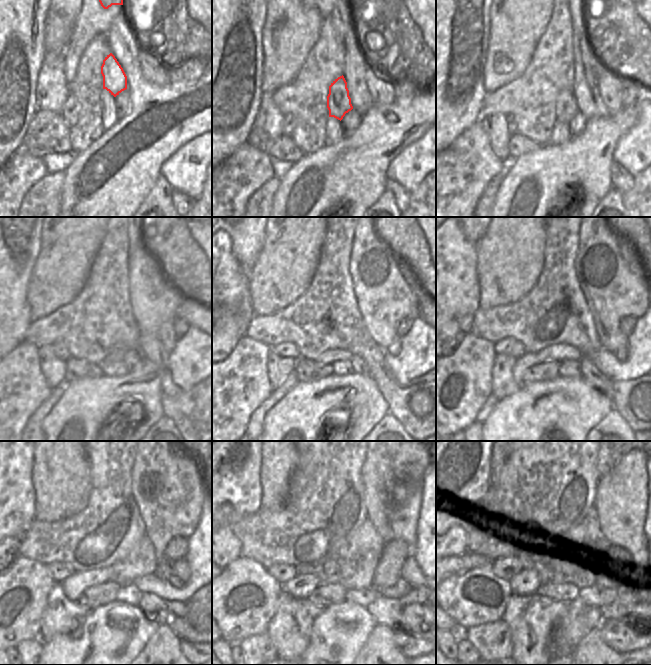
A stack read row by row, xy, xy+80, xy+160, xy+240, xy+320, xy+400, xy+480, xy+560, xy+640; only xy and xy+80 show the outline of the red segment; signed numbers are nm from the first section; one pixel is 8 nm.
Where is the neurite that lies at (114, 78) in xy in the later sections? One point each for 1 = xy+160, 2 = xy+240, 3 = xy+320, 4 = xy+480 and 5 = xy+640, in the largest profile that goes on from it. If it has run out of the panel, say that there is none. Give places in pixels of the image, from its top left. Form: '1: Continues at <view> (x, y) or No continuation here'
1: Continues at xy+160 (566, 108)
2: Continues at xy+240 (116, 353)
3: Continues at xy+320 (332, 355)
4: Continues at xy+480 (75, 585)
5: Continues at xy+640 (526, 582).

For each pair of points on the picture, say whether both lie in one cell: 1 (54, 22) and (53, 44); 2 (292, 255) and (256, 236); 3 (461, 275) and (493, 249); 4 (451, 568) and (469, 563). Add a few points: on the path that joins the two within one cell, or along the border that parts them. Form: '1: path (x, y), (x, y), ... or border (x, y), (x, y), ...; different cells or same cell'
1: path (54, 27), (54, 39); same cell
2: border (265, 227), (265, 241), (255, 262); different cells
3: border (476, 243), (476, 275), (479, 286); different cells
4: path (455, 565), (465, 563); same cell

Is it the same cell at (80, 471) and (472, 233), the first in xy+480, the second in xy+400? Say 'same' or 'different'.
different

